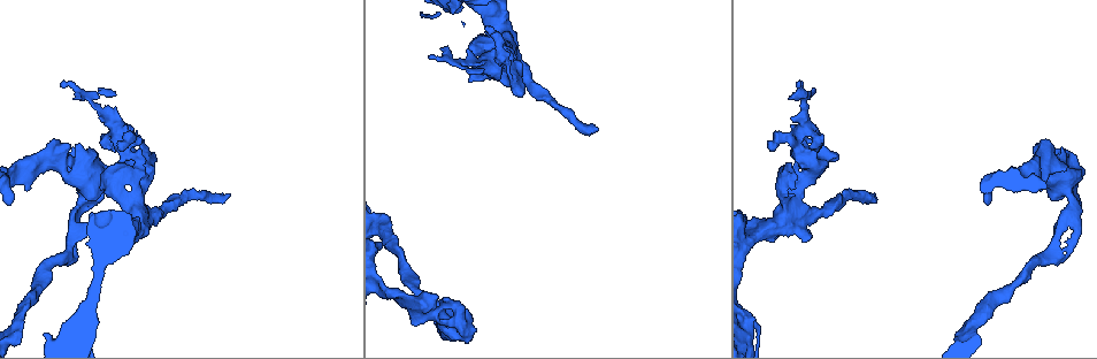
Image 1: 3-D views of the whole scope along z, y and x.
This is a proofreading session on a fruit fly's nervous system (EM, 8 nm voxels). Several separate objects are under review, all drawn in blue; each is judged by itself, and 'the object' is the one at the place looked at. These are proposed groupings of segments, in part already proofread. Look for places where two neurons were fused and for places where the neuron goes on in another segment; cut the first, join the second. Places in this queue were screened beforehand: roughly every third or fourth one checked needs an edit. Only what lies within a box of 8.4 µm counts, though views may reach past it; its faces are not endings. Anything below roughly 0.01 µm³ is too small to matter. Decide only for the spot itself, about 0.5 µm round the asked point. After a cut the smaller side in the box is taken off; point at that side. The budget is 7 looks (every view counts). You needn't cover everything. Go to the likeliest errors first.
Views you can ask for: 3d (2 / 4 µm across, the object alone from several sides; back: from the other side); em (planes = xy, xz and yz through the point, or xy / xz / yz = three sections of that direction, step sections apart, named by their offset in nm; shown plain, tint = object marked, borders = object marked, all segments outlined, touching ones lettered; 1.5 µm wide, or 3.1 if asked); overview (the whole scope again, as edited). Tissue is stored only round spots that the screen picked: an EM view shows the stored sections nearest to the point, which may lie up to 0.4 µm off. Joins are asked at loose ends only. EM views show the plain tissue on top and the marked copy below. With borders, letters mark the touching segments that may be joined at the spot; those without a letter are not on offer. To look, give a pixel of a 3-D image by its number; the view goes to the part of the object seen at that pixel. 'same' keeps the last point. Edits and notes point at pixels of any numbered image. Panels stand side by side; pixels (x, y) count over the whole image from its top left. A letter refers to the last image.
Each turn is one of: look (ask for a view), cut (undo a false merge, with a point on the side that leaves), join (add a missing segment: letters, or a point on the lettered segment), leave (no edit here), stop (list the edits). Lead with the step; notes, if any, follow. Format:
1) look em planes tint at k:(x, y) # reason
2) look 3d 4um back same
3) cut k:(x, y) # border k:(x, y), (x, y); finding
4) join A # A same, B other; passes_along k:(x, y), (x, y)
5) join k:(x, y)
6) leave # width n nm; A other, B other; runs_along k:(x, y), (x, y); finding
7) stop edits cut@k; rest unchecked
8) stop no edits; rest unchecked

look em xy step 4 tint at 1:(227, 194) # end of a long branch

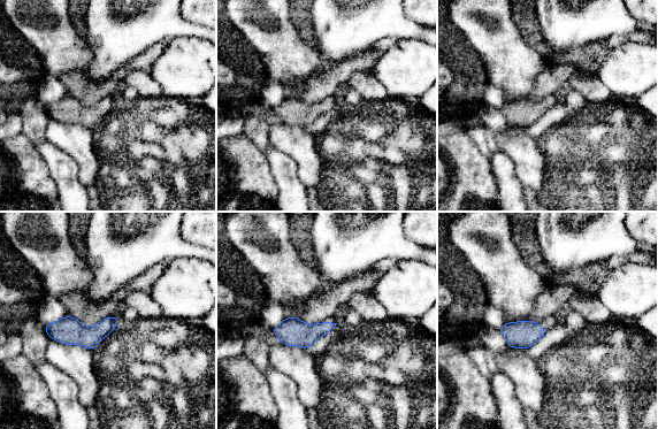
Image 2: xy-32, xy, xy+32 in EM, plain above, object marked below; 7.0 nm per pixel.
look em planes borders same

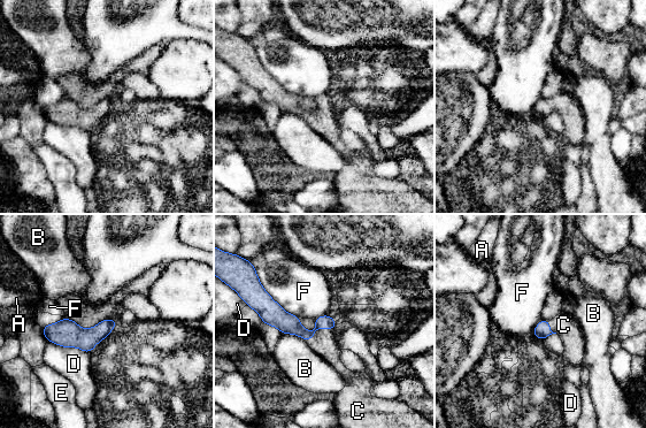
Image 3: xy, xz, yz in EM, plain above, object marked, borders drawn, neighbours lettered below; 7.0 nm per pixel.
join 3:(323, 343) # A other, B other, C same, D other, E other, F other; it goes on there

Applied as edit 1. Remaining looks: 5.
look em planes borders at 1:(520, 97) # an open end

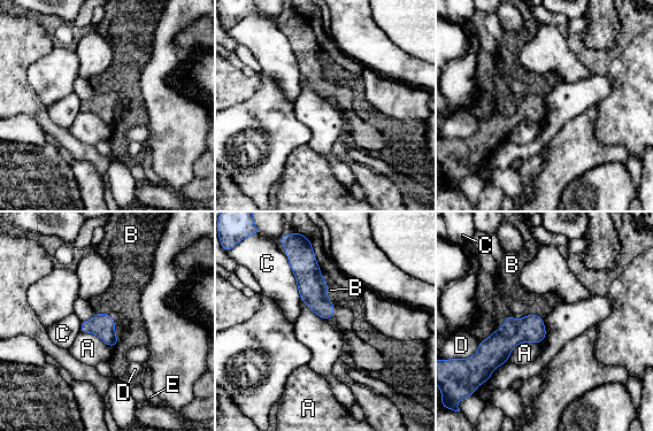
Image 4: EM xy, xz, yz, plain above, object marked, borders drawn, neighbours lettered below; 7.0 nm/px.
leave # A other, B other, C other, D other, E other; border 4:(506, 314), (543, 320); no lettered segment goes on from it

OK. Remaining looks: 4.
stop edits join@3; rest unchecked

